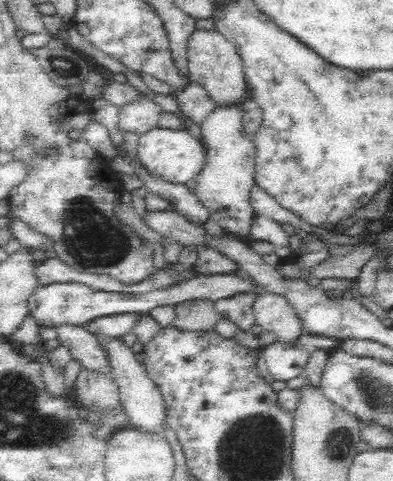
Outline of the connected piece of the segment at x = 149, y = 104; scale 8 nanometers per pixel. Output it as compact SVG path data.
M140 98L138 102L126 104L117 110L116 128L122 136L135 134L139 137L141 134L158 127L156 119L160 111L162 108L157 101Z

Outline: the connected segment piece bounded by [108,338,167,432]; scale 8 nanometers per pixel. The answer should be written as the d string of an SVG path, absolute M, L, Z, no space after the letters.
M117 338L108 340L108 351L114 363L116 381L120 385L119 396L130 425L143 430L161 430L166 420L167 408L158 385L148 376L144 365L140 364L130 348L126 348Z

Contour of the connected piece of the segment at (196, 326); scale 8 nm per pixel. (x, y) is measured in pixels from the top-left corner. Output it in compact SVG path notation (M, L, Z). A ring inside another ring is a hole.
M190 300L171 305L168 326L180 332L218 331L224 316L213 311L213 303L208 300Z

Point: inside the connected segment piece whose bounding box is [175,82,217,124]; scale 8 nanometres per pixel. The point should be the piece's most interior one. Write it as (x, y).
(192, 101)

